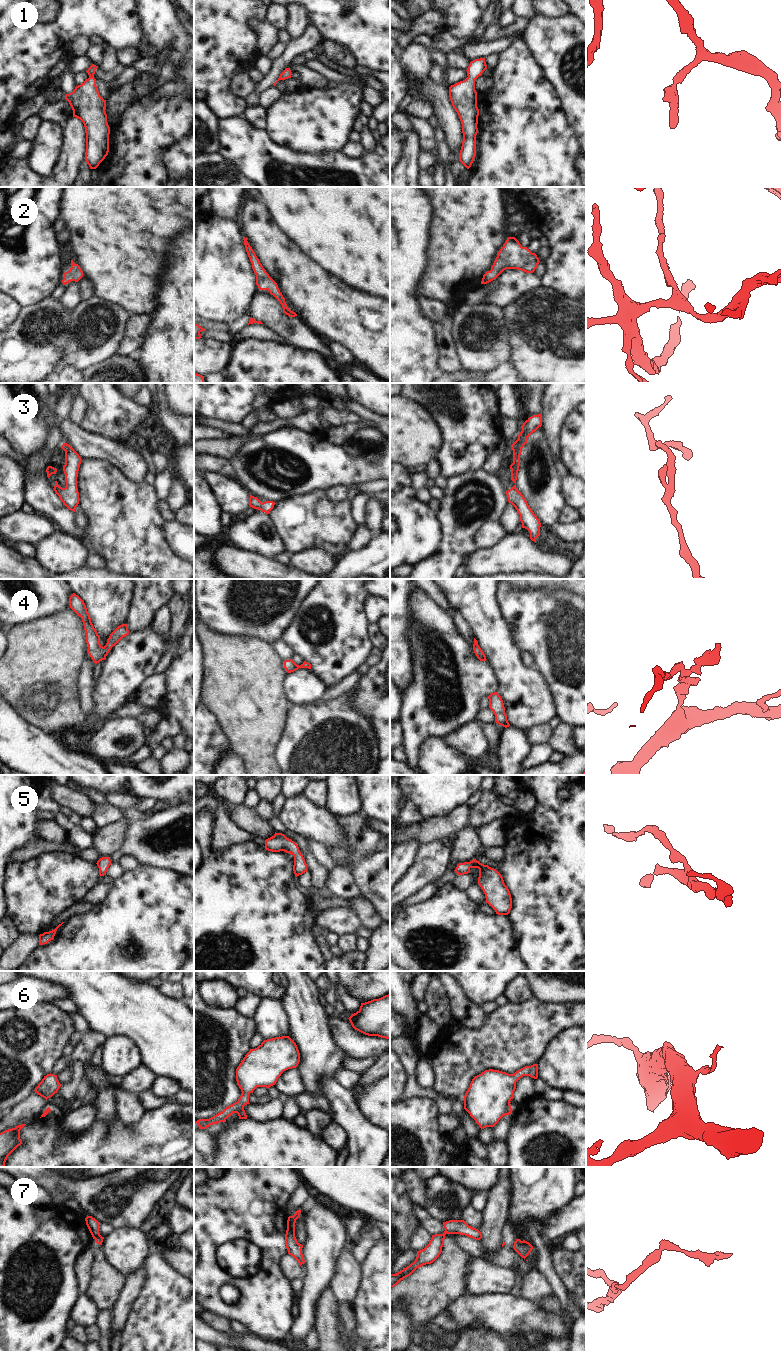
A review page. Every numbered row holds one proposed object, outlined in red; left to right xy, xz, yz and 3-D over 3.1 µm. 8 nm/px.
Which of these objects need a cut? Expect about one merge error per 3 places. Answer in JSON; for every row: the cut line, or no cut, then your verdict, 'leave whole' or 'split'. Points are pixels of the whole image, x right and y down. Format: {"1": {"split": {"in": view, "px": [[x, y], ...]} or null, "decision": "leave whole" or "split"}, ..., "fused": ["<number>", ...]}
{"1": {"split": null, "decision": "leave whole"}, "2": {"split": null, "decision": "leave whole"}, "3": {"split": null, "decision": "leave whole"}, "4": {"split": null, "decision": "leave whole"}, "5": {"split": null, "decision": "leave whole"}, "6": {"split": null, "decision": "leave whole"}, "7": {"split": null, "decision": "leave whole"}, "fused": []}

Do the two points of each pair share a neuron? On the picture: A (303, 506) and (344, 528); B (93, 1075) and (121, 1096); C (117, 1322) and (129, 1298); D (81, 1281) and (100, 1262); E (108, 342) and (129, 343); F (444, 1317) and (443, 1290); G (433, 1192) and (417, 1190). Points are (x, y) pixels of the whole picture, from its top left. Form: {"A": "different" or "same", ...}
{"A": "same", "B": "different", "C": "same", "D": "different", "E": "different", "F": "different", "G": "different"}

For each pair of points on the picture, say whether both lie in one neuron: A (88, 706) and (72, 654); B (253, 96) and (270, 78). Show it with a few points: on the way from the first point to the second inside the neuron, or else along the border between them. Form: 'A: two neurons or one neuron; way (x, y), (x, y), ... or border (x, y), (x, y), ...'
A: two neurons; border (86, 656), (79, 680), (81, 702)
B: two neurons; border (255, 84), (255, 89), (259, 93)

